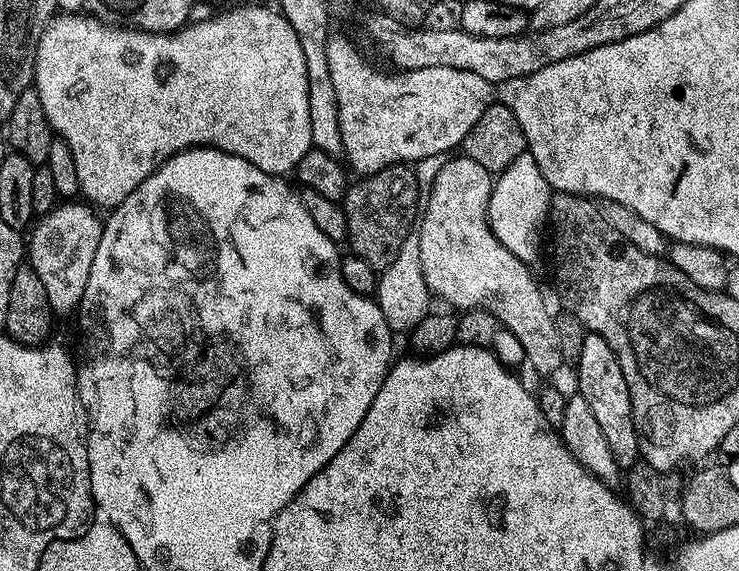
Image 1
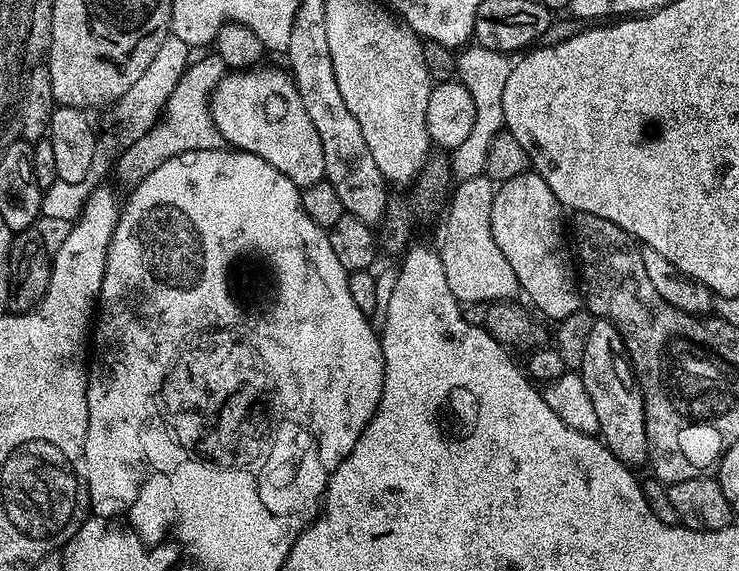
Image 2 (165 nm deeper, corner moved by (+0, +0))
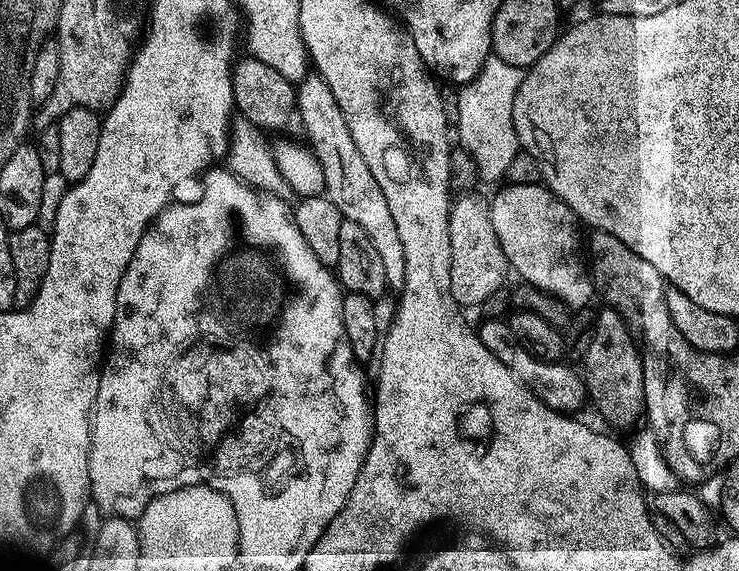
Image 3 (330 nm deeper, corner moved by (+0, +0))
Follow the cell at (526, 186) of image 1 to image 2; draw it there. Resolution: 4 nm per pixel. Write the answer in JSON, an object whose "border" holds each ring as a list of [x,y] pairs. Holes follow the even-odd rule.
{"border":[[[534,170],[520,173],[516,177],[501,183],[499,187],[496,188],[496,197],[492,203],[492,213],[490,214],[494,242],[498,242],[498,250],[502,250],[502,255],[506,258],[506,262],[510,262],[510,270],[514,270],[514,274],[520,283],[520,292],[523,293],[523,295],[528,295],[529,301],[527,300],[527,303],[548,322],[559,322],[566,318],[570,318],[570,314],[579,312],[582,308],[582,288],[578,283],[578,272],[574,267],[574,260],[570,255],[569,249],[568,252],[564,249],[564,236],[566,240],[566,216],[564,220],[564,215],[566,215],[565,209],[558,202],[558,198],[554,198],[554,190],[550,190],[550,186],[546,186],[544,179],[542,179]]]}

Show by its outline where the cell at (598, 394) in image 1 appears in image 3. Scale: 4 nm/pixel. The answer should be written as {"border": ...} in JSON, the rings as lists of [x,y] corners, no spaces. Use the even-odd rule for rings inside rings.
{"border":[[[610,307],[601,309],[594,316],[590,346],[582,353],[582,377],[597,410],[610,423],[620,424],[623,420],[634,419],[636,415],[639,417],[644,411],[644,367],[640,345],[624,319]]]}

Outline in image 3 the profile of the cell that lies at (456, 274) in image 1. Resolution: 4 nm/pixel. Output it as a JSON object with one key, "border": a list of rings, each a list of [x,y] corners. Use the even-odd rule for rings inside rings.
{"border":[[[460,194],[452,201],[450,218],[450,290],[462,306],[483,305],[494,290],[505,287],[504,275],[509,275],[510,265],[504,257],[498,234],[494,234],[492,206],[477,194]]]}

